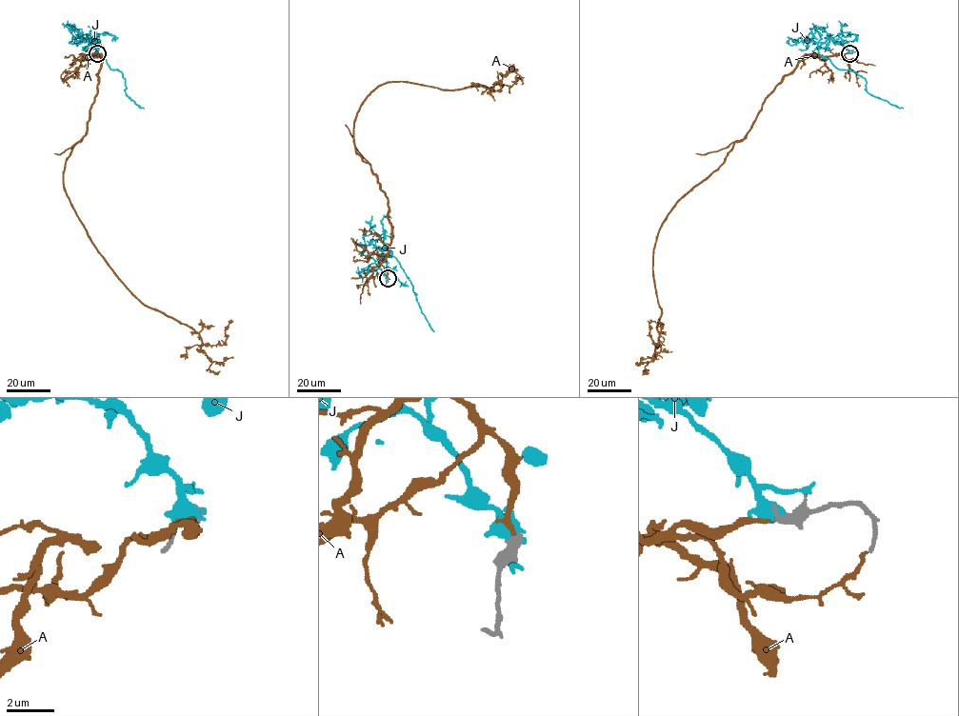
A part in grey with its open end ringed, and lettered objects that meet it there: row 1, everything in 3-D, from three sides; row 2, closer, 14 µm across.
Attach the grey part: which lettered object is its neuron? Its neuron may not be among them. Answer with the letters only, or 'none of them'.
A

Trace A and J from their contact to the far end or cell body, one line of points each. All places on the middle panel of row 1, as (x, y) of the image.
A: (388, 278), (388, 199), (353, 137), (362, 104), (387, 82), (491, 89), (509, 69), (524, 78)
J: (388, 278), (380, 268), (384, 246), (401, 267), (413, 287), (422, 313), (434, 331)

